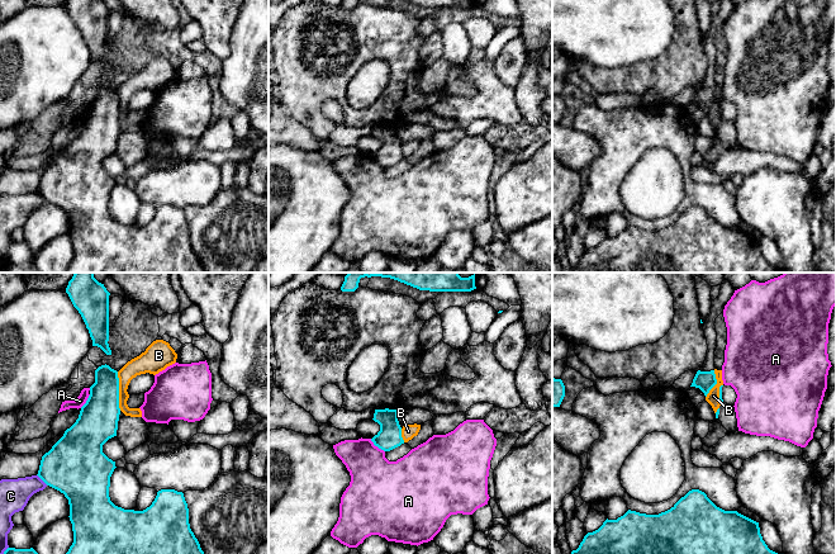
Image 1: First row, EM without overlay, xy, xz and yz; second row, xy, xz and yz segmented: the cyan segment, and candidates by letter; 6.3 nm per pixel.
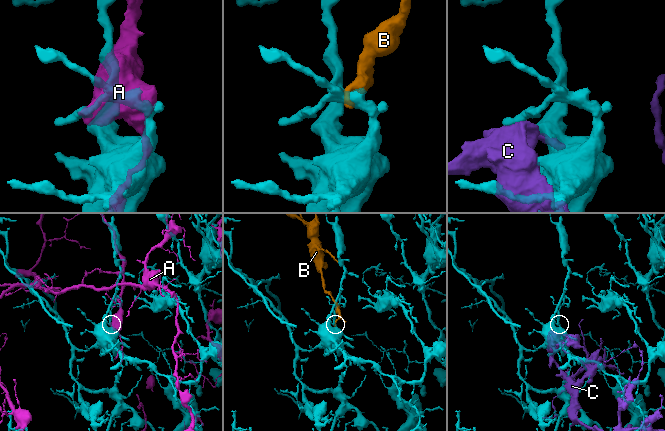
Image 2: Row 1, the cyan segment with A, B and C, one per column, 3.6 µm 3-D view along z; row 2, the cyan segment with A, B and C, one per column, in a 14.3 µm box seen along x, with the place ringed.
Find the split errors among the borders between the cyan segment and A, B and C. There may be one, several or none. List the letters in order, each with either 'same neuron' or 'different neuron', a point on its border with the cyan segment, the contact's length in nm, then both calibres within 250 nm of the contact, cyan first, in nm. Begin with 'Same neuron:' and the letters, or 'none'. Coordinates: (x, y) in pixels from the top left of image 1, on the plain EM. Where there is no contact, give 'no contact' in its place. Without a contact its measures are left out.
Same neuron: none
A: different neuron; contact xz (376, 161); length 130 nm; calibres 150 and 340 nm
B: different neuron; contact xy (118, 107); length 240 nm; calibres 260 and 130 nm
C: different neuron; contact xy (42, 195); length 100 nm; calibres 380 and 190 nm

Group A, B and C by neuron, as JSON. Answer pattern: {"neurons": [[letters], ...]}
{"neurons": [["A"], ["B"], ["C"]]}

